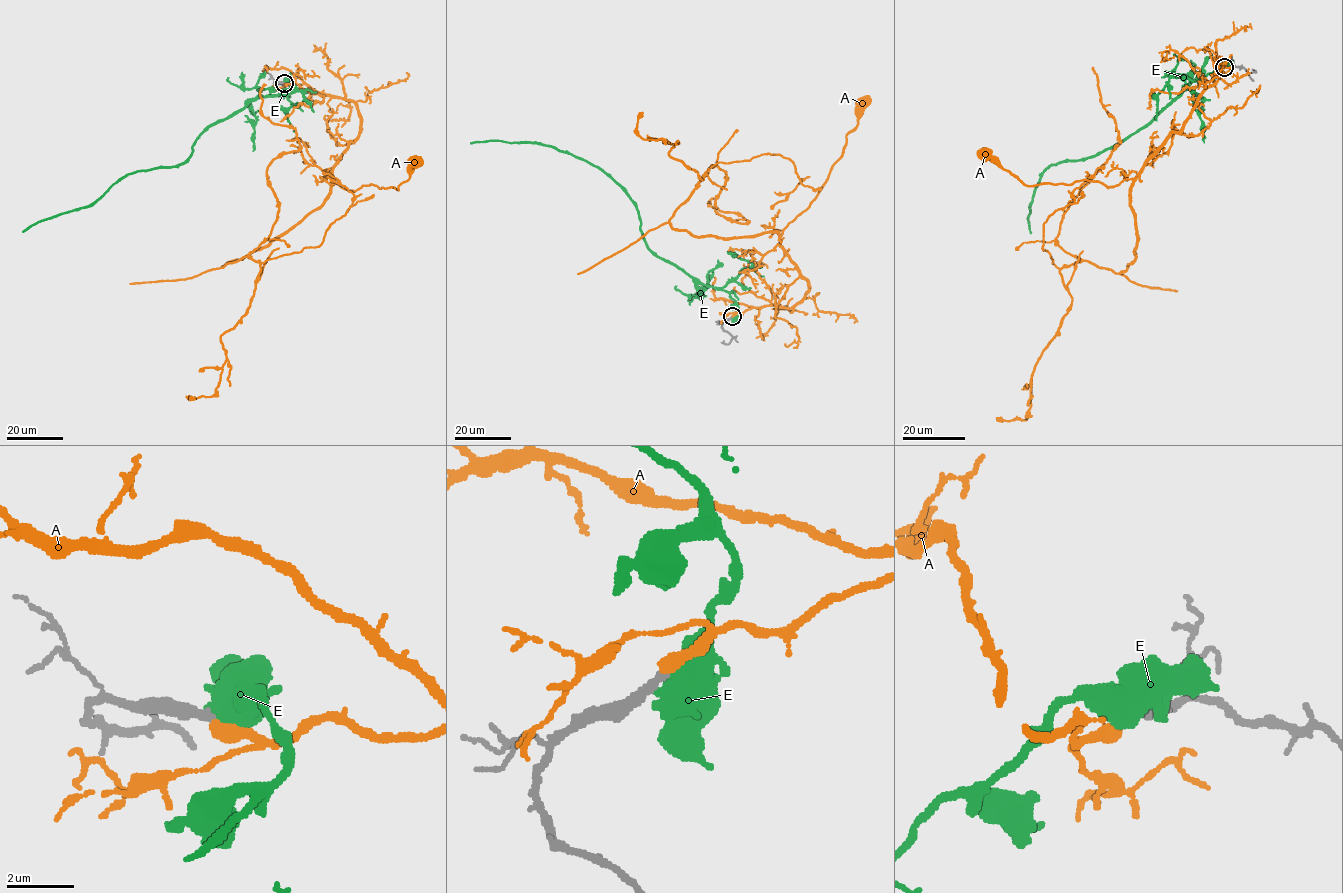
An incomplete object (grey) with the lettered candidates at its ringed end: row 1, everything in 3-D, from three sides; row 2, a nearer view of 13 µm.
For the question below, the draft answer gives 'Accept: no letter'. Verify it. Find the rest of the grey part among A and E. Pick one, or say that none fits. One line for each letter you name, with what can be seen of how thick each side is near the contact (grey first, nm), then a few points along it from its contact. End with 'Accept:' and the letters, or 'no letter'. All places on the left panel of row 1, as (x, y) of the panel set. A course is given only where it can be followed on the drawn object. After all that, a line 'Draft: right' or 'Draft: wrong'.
A: 280 nm thick on the grey side, 420 nm on the other; it runs (284, 83), (356, 106), (361, 132), (333, 168), (333, 183), (398, 189), (417, 161)
Accept: A
Draft: wrong

